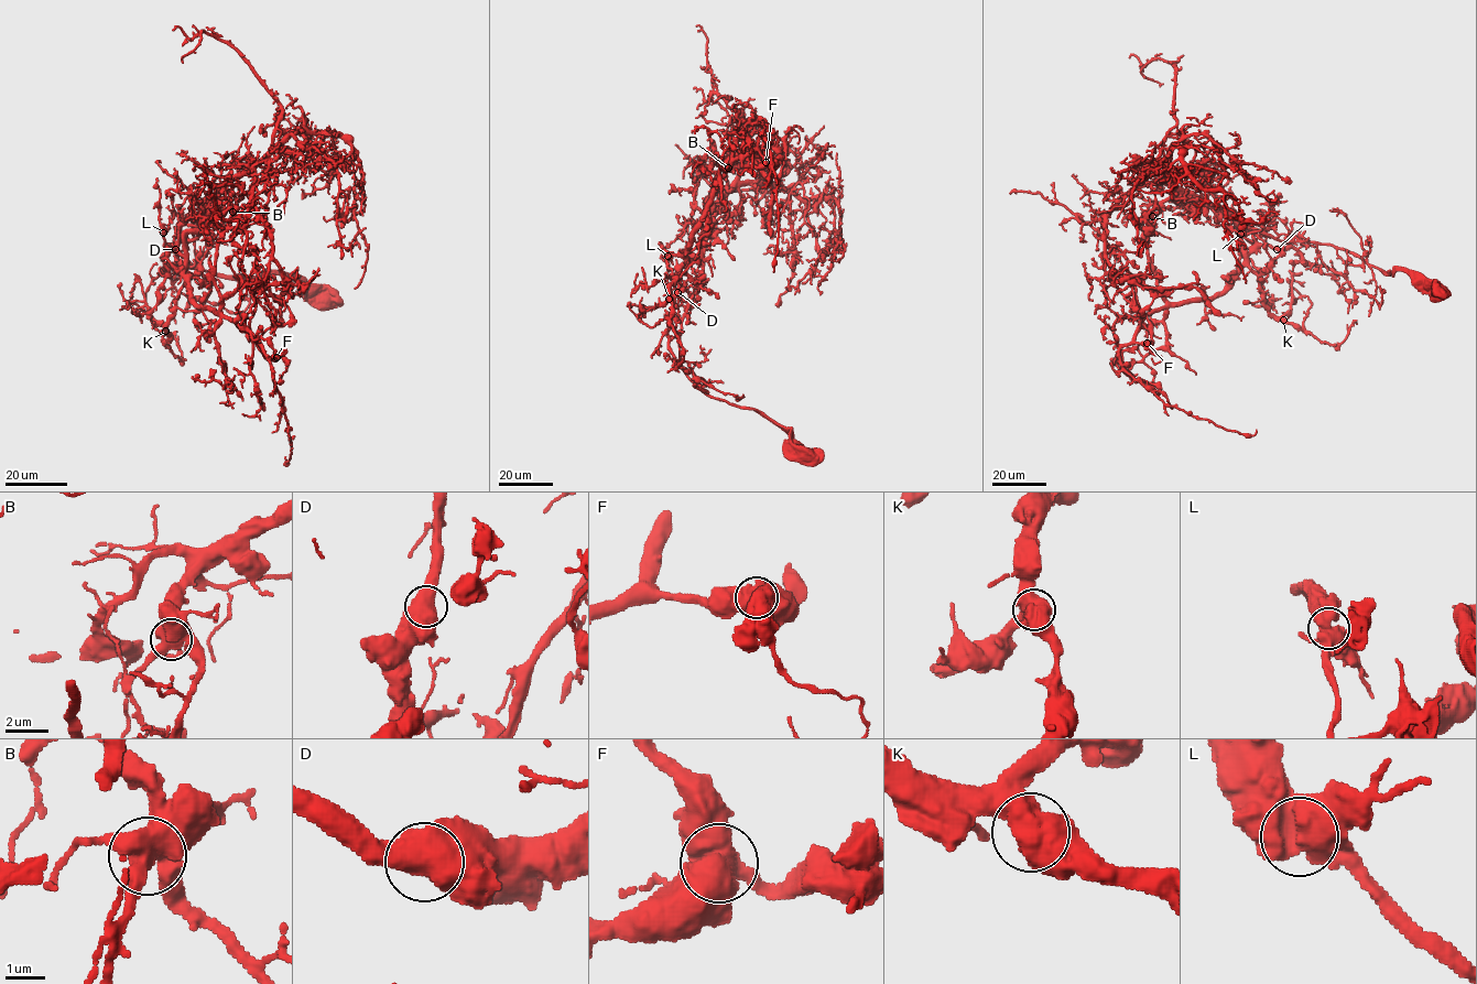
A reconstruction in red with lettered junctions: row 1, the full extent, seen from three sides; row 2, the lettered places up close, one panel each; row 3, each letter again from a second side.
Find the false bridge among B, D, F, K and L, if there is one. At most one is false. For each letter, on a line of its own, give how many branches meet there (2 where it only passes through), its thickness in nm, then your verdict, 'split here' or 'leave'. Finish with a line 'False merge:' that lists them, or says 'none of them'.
B: 3 | 600 nm | leave
D: 3 | 550 nm | leave
F: 3 | 700 nm | split here
K: 3 | 700 nm | leave
L: 3 | 650 nm | leave
False merge: F

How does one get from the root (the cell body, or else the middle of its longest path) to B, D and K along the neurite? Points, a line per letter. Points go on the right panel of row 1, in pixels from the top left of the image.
B: (1440, 293), (1419, 273), (1386, 272), (1332, 246), (1279, 240), (1240, 226), (1174, 190), (1152, 216)
D: (1440, 293), (1419, 273), (1386, 272), (1350, 251), (1307, 241), (1301, 235), (1292, 238), (1289, 246), (1277, 249)
K: (1440, 293), (1419, 273), (1386, 272), (1301, 235), (1247, 256), (1263, 306), (1283, 320)

